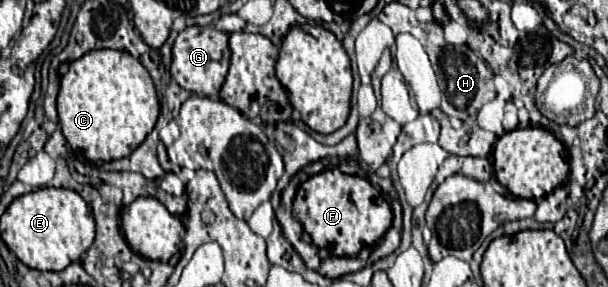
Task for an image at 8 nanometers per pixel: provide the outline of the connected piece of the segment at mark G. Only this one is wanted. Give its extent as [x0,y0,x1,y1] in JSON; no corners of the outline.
[172,27,230,97]

